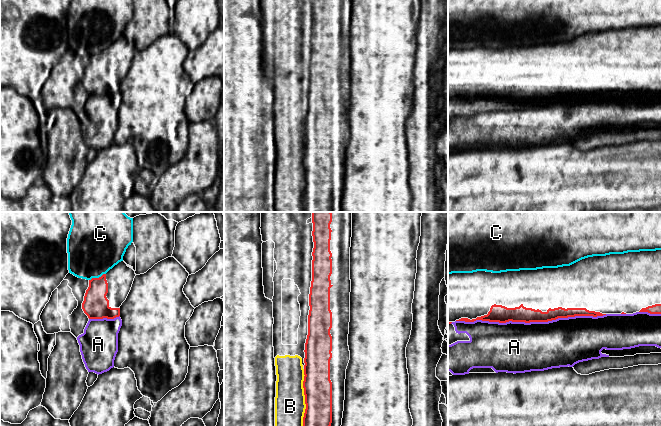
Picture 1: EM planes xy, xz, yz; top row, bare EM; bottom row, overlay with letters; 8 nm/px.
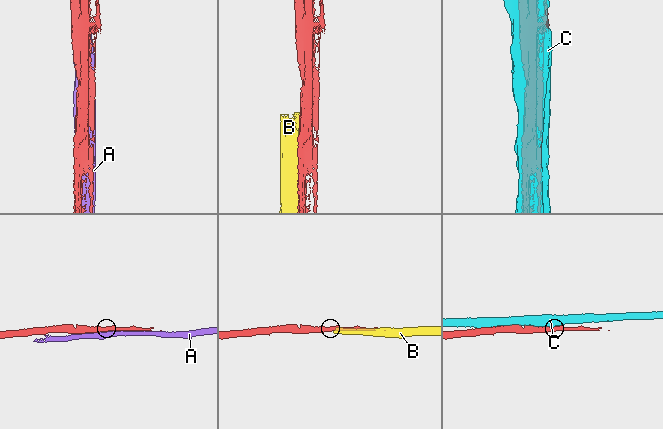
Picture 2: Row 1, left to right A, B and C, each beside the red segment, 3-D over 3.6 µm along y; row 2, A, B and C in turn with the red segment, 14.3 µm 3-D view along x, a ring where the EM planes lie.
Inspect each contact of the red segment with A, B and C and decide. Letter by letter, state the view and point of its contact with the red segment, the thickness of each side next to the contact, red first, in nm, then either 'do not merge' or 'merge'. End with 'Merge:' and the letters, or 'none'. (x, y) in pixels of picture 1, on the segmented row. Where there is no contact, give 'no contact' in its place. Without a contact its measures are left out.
A: meets red in yz at (531, 321); 140 nm thick on the red side, 420 nm on the other; do not merge
B: meets red in xz at (305, 397); 220 nm thick on the red side, 240 nm on the other; do not merge
C: meets red in xy at (97, 278); 200 nm thick on the red side, 440 nm on the other; do not merge
Merge: none

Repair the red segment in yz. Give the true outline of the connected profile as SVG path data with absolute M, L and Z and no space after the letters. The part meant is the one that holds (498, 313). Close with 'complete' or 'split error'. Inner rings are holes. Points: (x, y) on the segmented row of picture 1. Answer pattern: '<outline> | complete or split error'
M661 250L593 256L558 268L448 274L448 324L476 320L499 323L548 322L575 316L597 317L636 312L661 314Z | split error

